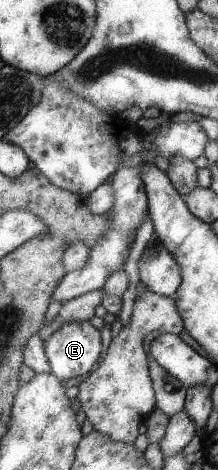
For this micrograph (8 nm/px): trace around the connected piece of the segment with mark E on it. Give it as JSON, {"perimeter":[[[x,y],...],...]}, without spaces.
{"perimeter":[[[88,321],[68,322],[59,330],[51,333],[43,345],[44,353],[50,368],[50,372],[59,382],[75,379],[89,372],[97,363],[101,355],[100,331],[94,329]]]}

